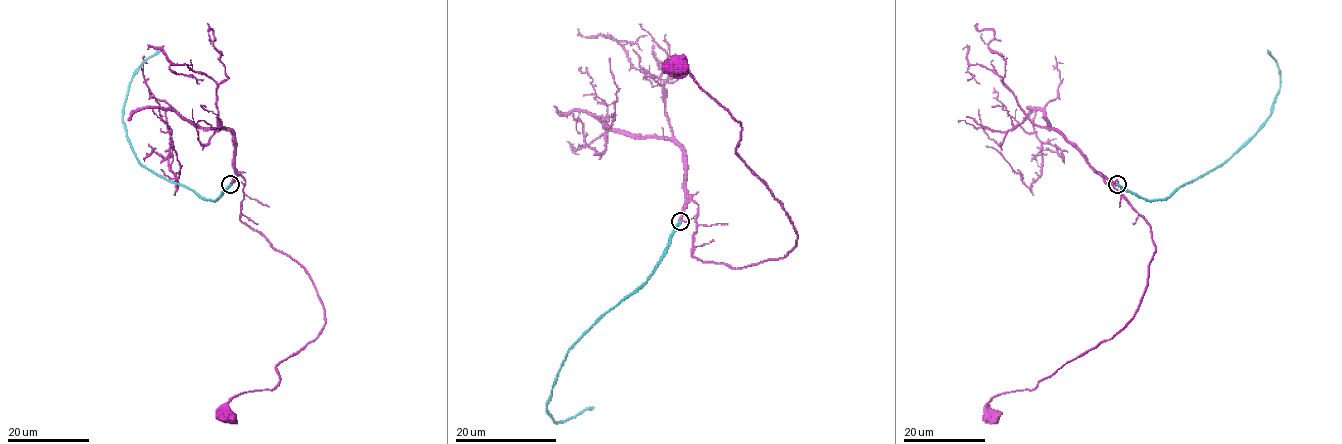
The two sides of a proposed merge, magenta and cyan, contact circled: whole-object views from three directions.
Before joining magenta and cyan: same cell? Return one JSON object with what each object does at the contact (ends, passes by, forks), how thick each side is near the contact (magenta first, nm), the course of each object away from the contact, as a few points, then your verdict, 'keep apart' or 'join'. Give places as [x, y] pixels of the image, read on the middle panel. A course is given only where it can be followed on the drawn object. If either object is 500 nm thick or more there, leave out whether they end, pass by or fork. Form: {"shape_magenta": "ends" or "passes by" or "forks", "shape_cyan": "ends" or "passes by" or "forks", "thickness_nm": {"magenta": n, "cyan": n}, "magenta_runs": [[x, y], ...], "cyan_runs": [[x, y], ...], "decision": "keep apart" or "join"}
{"shape_magenta": "passes by", "shape_cyan": "ends", "thickness_nm": {"magenta": 340, "cyan": 440}, "magenta_runs": [[679, 221], [693, 200], [692, 255], [734, 269], [795, 246], [790, 217], [736, 151], [741, 125], [676, 65]], "cyan_runs": [[679, 221], [654, 272], [591, 327], [567, 354], [552, 387], [547, 410], [554, 421], [560, 421], [594, 407]], "decision": "join"}

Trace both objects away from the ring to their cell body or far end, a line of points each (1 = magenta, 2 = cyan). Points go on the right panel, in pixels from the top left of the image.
1: (1117, 184), (1101, 176), (1150, 225), (1156, 248), (1138, 311), (1031, 390), (996, 395), (987, 404), (992, 415)
2: (1117, 184), (1148, 200), (1165, 200), (1177, 188), (1225, 162), (1270, 113), (1279, 88), (1279, 73), (1268, 51)

